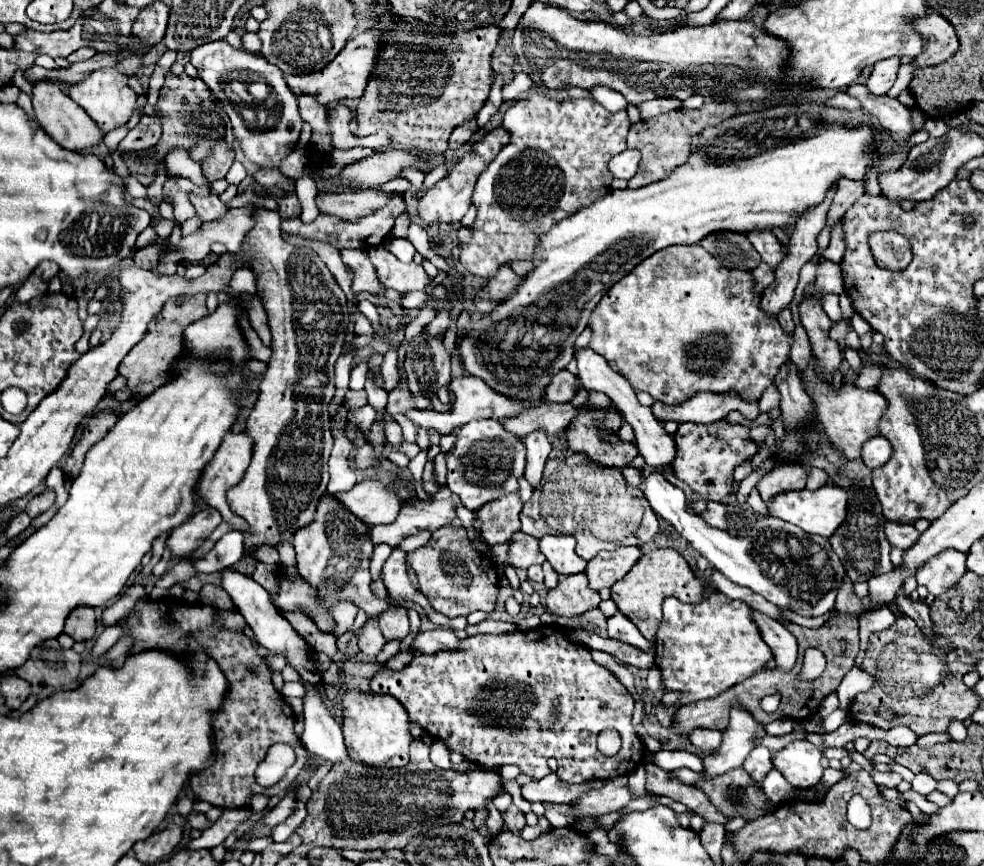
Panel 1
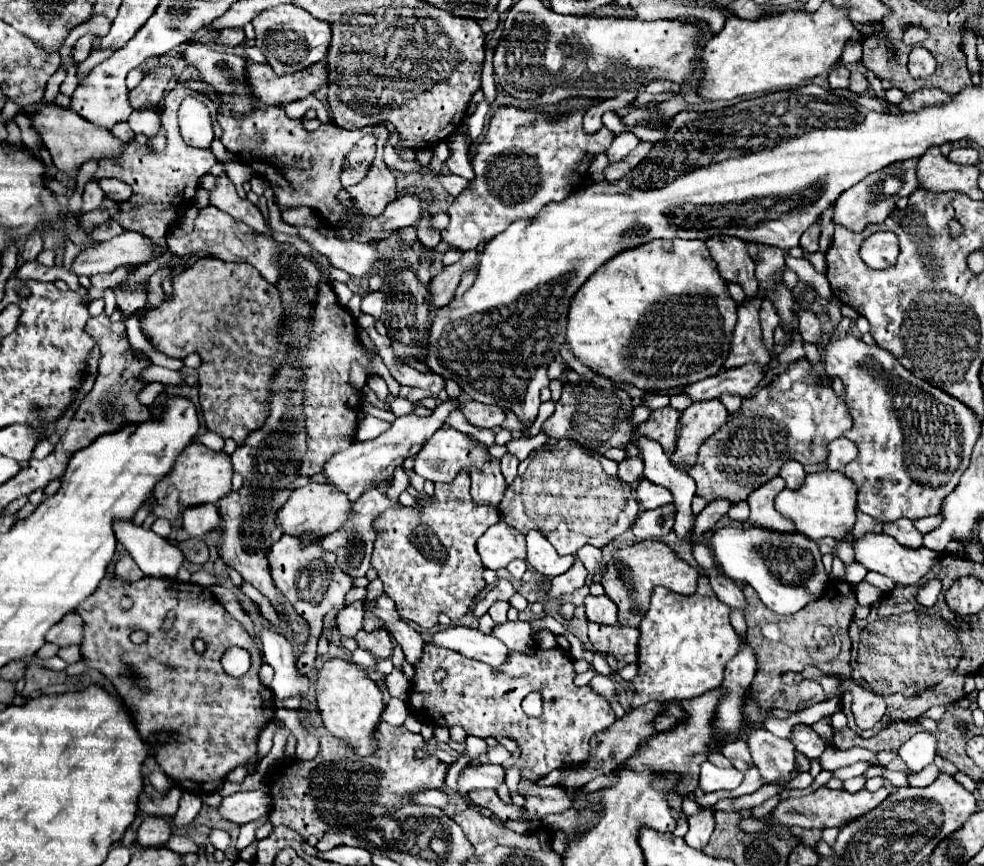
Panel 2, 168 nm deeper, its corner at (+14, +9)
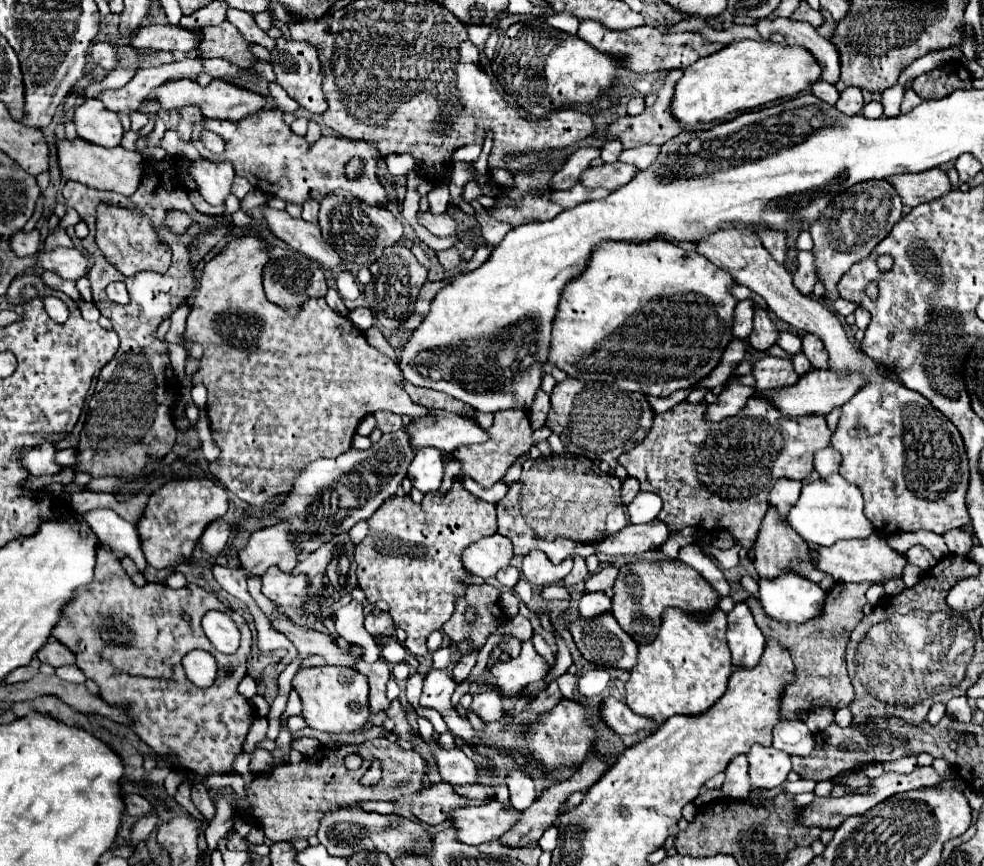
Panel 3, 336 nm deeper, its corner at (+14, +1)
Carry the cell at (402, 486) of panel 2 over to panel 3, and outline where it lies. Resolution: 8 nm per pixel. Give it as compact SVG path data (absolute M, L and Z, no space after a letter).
M362 520L358 522L354 527L349 531L349 537L352 543L358 545L362 542L364 537L368 533L368 523L367 520Z

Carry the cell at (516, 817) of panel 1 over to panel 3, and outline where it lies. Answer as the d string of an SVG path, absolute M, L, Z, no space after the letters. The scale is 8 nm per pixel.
M438 783L422 789L412 797L412 811L418 819L438 825L450 817L452 811L462 809L470 803L468 797L458 795L448 783Z

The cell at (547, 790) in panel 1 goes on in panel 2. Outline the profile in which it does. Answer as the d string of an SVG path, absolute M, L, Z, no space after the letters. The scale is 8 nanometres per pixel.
M478 763L472 767L464 767L458 777L458 791L466 795L474 789L498 789L504 783L504 769L494 763Z

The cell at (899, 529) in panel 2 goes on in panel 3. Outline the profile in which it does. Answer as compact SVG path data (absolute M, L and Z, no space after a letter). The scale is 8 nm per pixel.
M914 545L914 547L910 547L910 549L906 551L906 559L908 559L910 565L920 567L922 571L932 569L932 567L936 565L936 559L932 557L932 553L930 553L926 547L922 547L922 545Z

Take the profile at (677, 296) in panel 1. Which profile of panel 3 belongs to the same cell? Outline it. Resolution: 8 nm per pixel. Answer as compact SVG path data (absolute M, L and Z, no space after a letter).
M652 241L650 245L610 243L610 245L604 245L602 249L594 249L594 257L590 257L590 269L586 269L586 273L582 273L582 277L578 277L578 281L570 281L570 285L566 287L566 293L562 293L562 301L558 305L558 317L554 319L552 353L550 353L548 361L558 365L572 379L616 383L624 391L640 391L640 393L654 395L654 397L668 397L674 391L692 389L698 381L702 381L704 377L708 377L712 373L712 369L718 365L724 349L734 339L730 331L732 331L732 311L734 311L736 299L728 291L728 287L732 283L734 283L734 279L730 277L730 273L718 269L704 255L698 255L698 253L688 255L682 247L678 247L670 241Z

